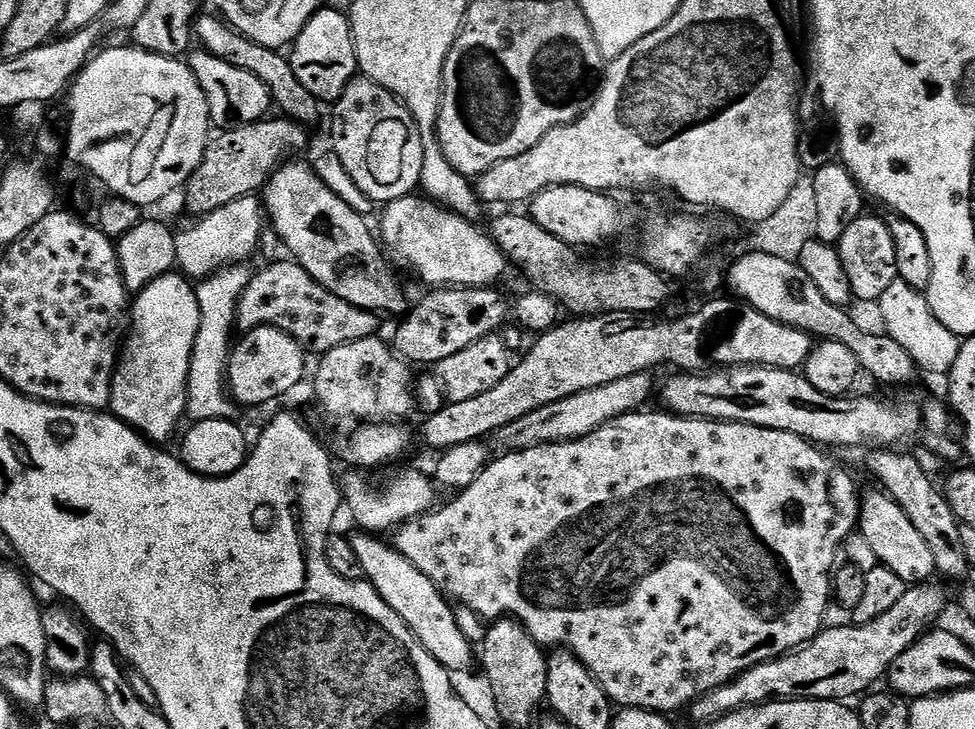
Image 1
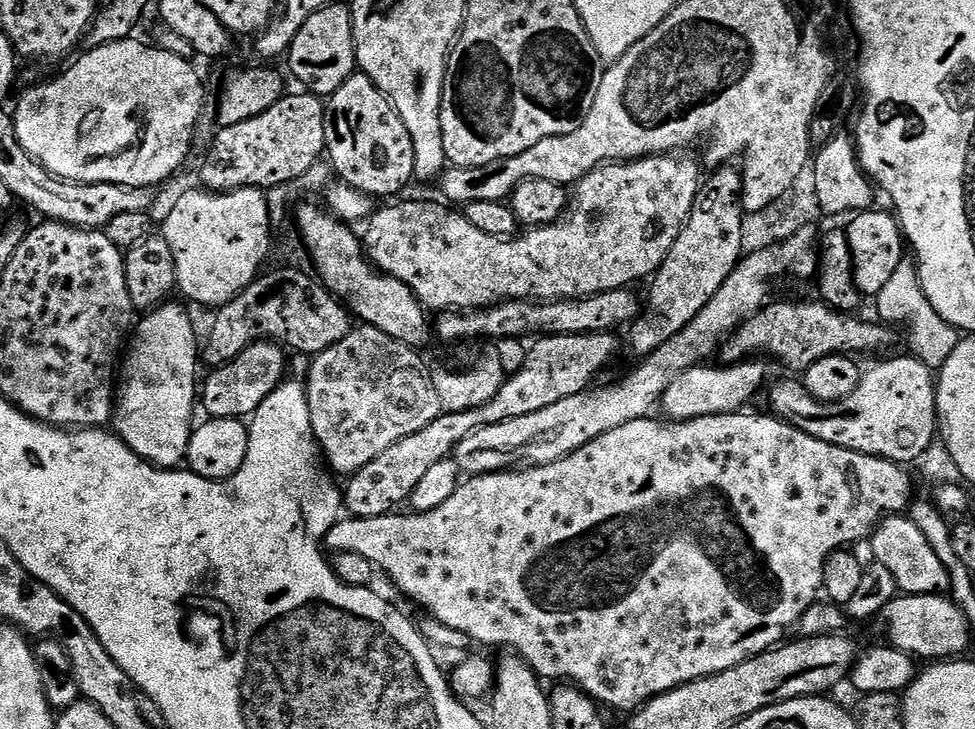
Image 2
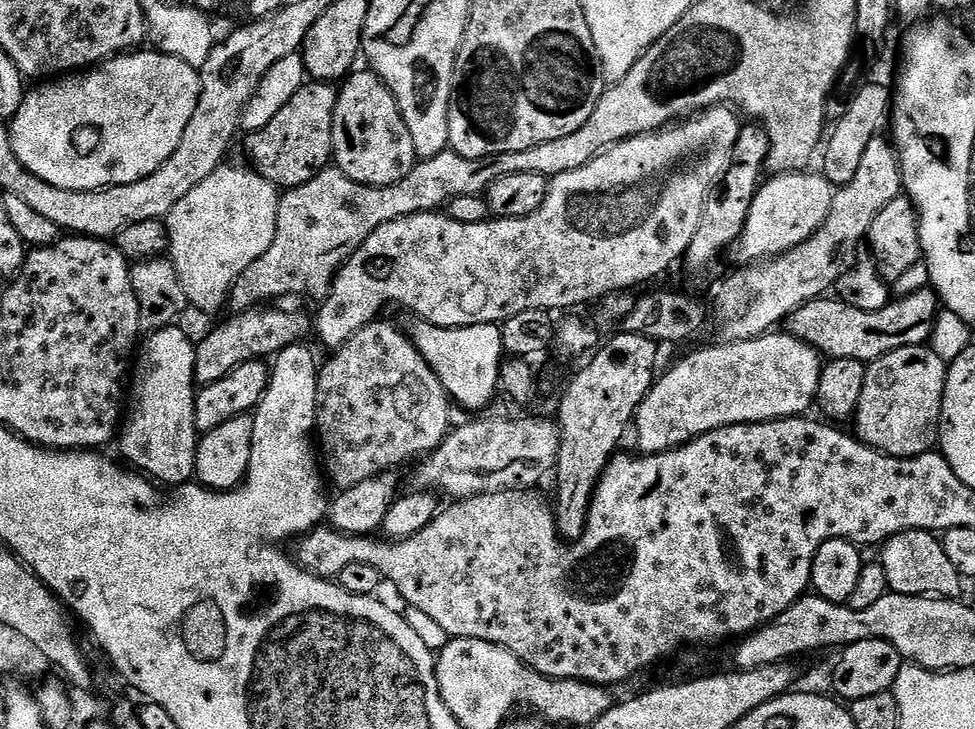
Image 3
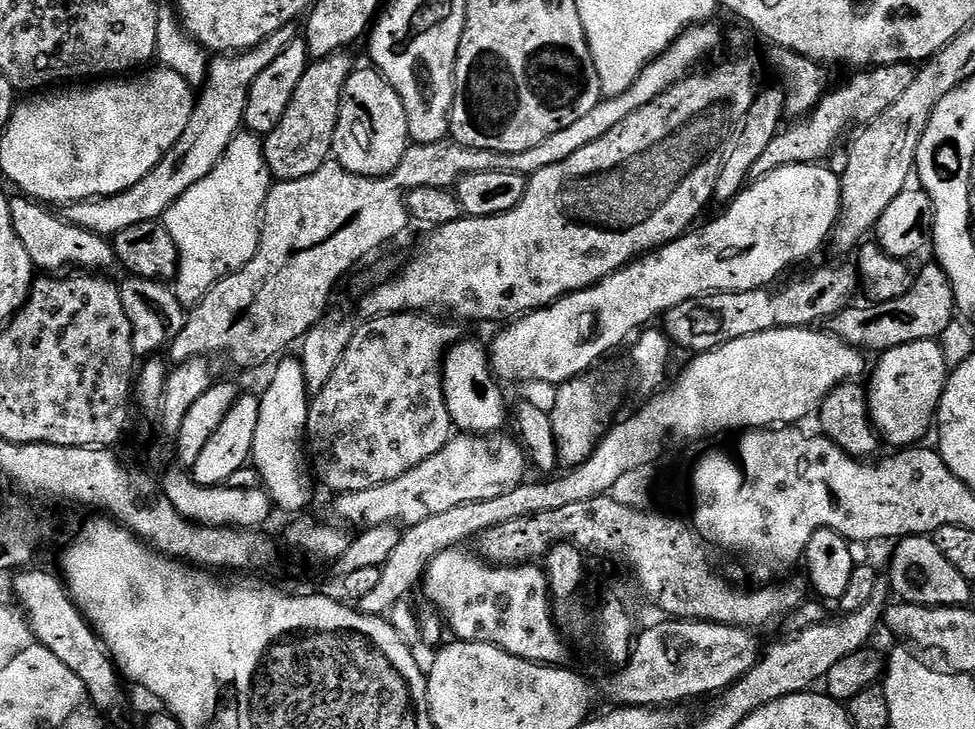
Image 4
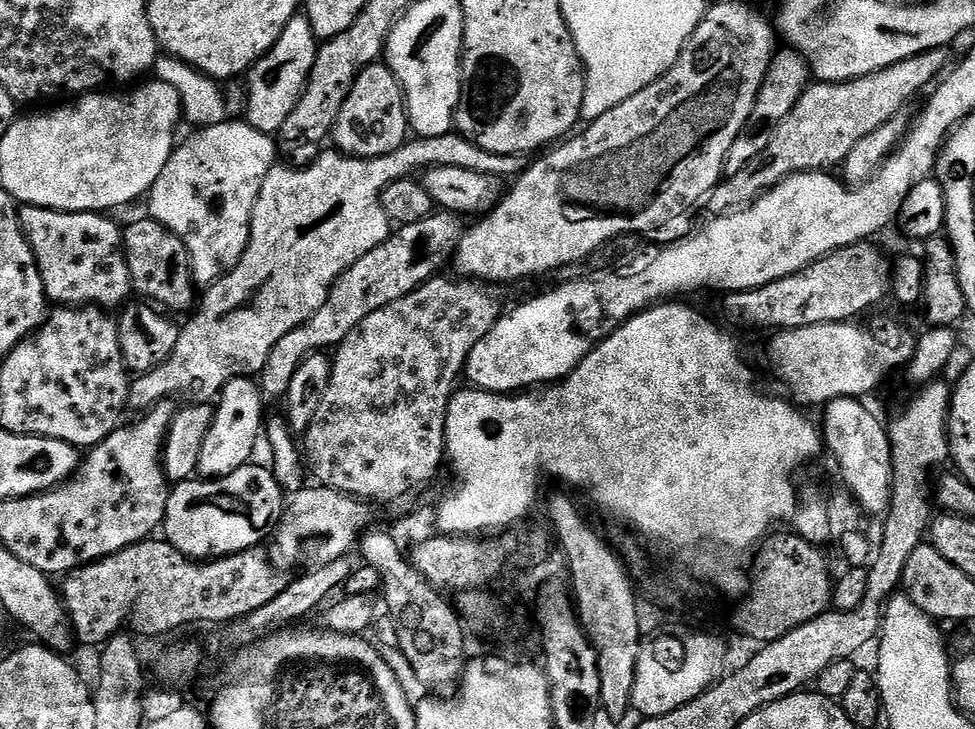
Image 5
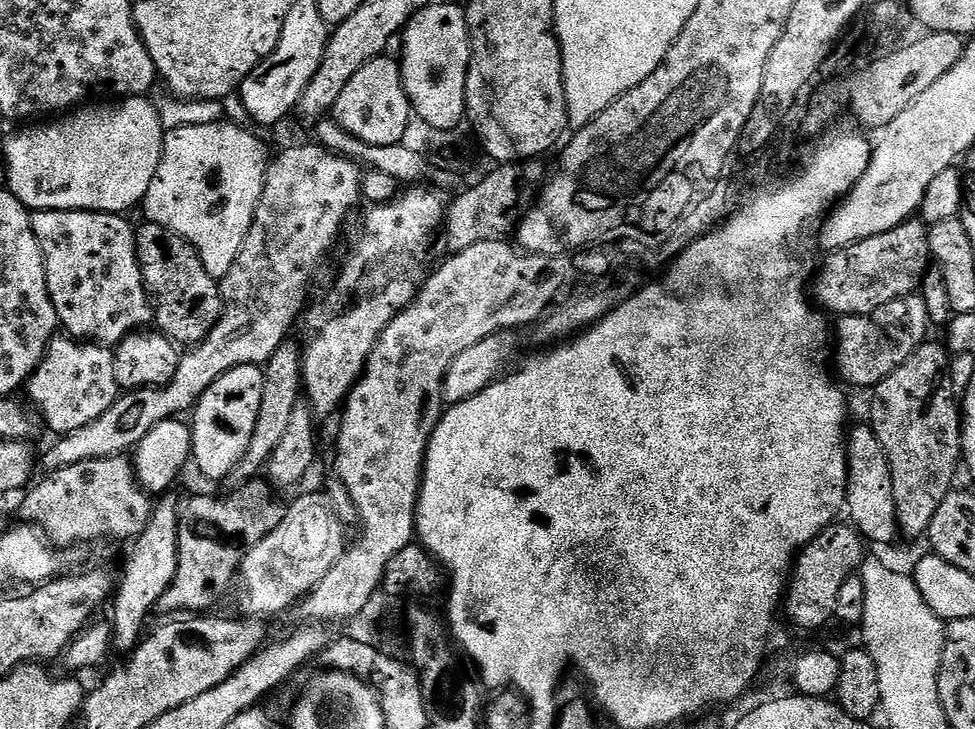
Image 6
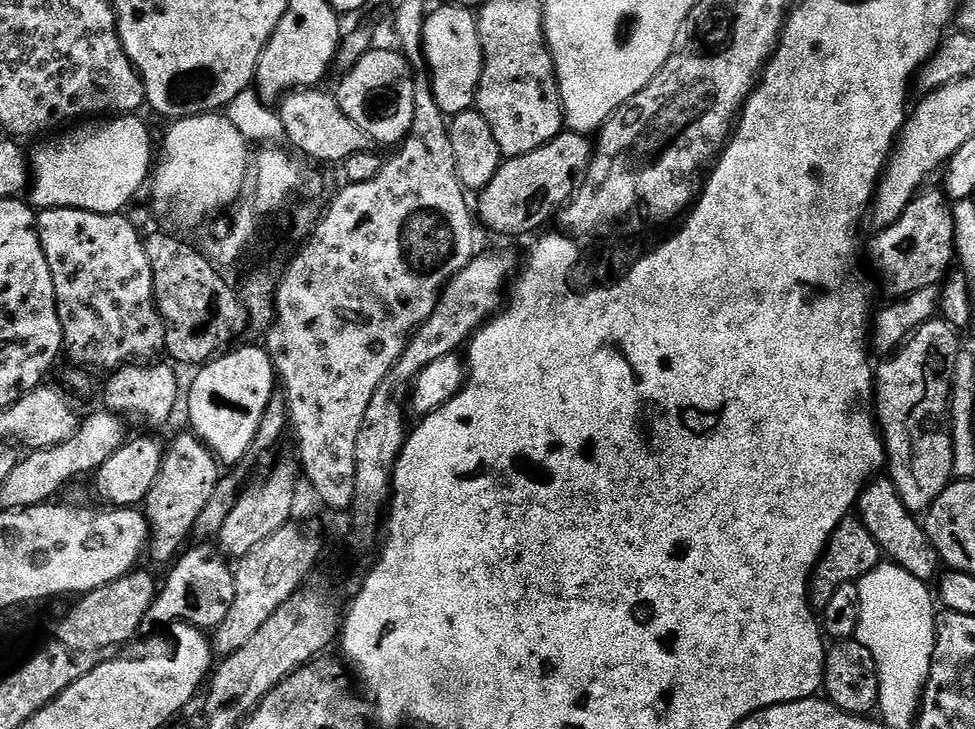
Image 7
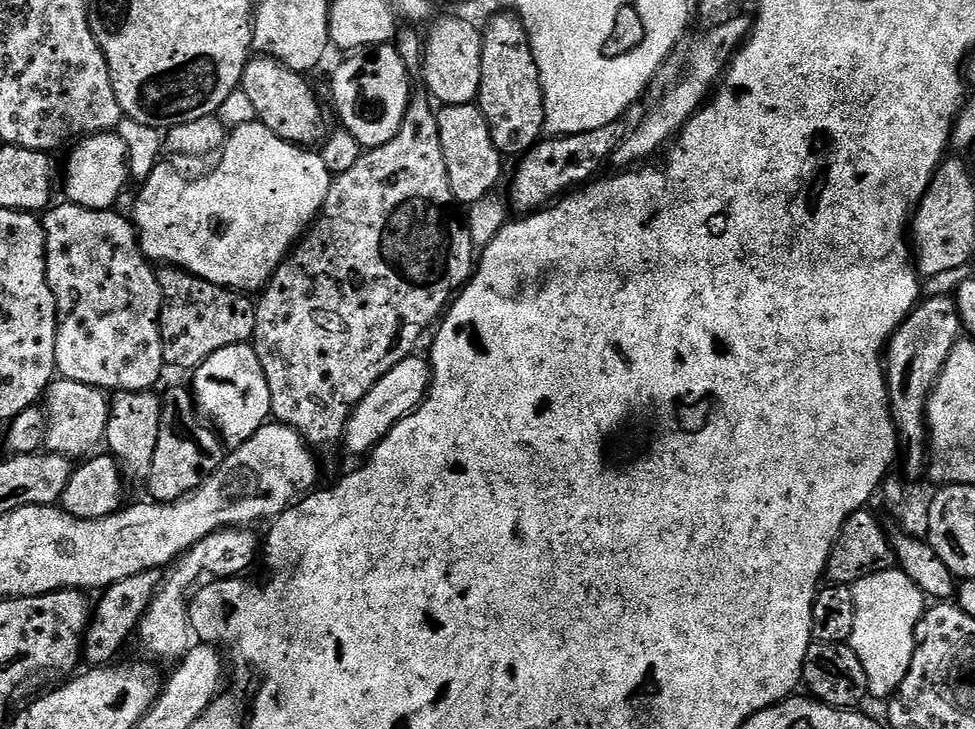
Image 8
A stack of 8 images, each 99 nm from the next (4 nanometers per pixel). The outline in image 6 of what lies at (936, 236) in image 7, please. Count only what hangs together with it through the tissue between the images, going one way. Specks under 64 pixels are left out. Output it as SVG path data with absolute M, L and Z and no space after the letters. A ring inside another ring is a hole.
M923 219L905 220L886 234L874 234L862 242L827 253L824 265L814 276L814 300L825 313L833 317L872 316L879 308L914 293L921 287L930 265L928 228Z

